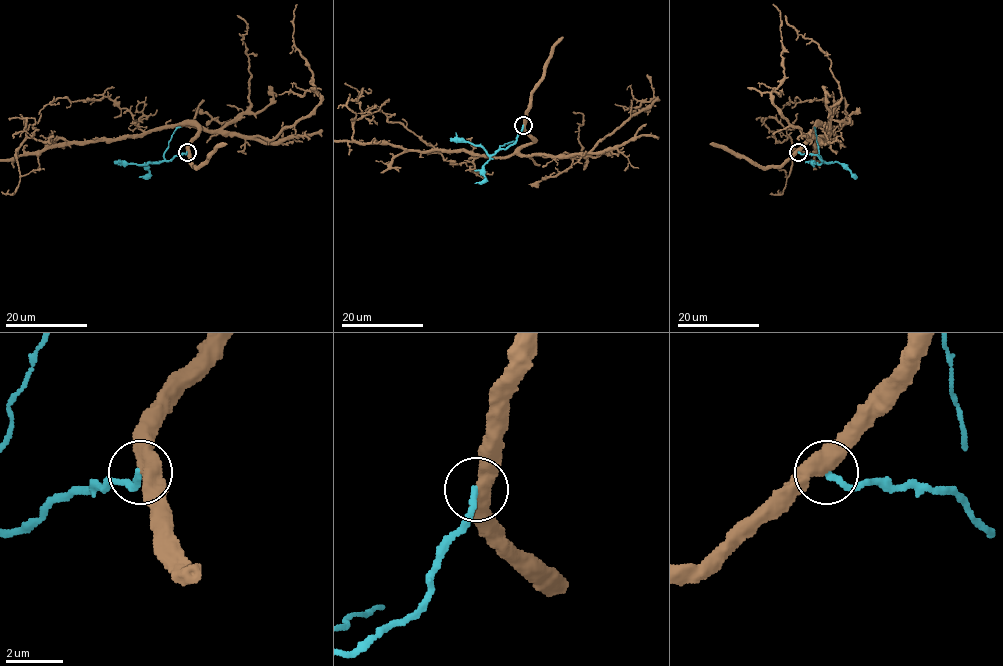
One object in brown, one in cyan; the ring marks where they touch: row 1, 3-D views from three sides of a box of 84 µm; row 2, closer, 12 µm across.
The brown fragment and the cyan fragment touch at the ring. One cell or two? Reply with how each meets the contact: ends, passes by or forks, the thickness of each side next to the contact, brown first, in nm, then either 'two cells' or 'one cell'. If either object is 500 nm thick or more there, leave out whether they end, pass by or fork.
500/220 nm | two cells

